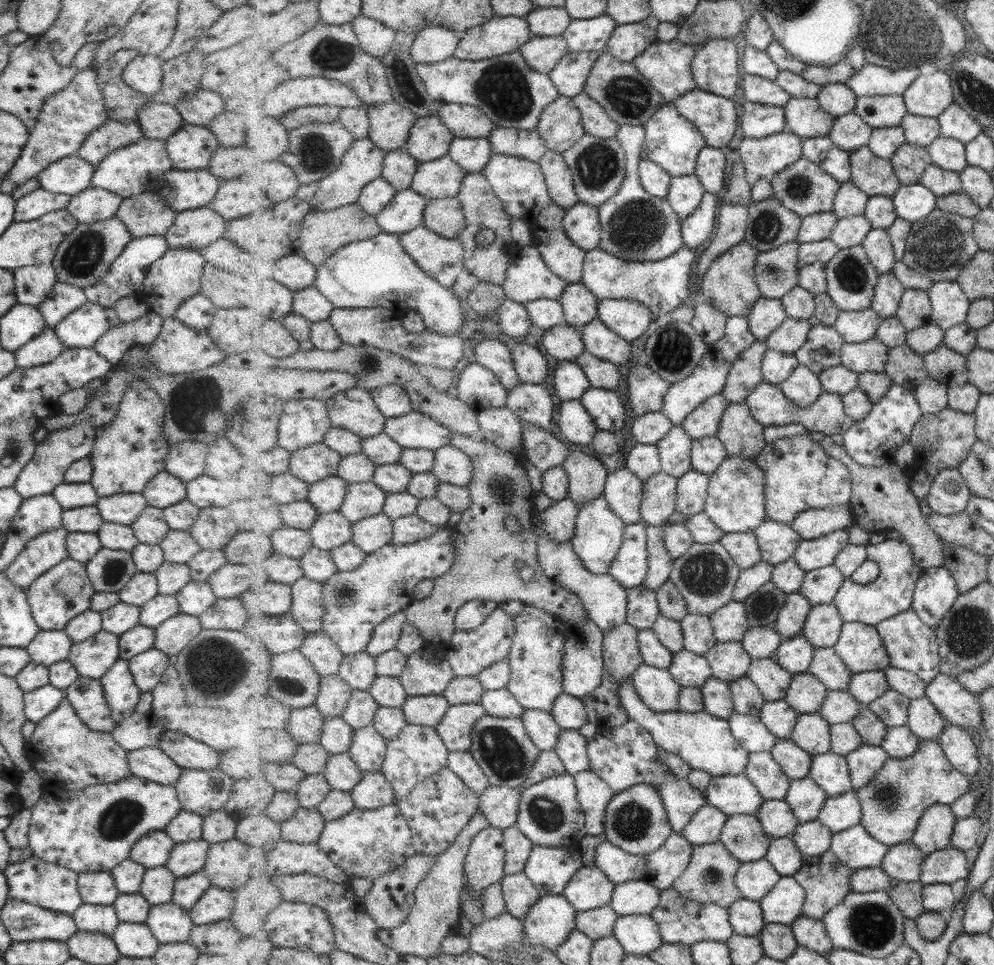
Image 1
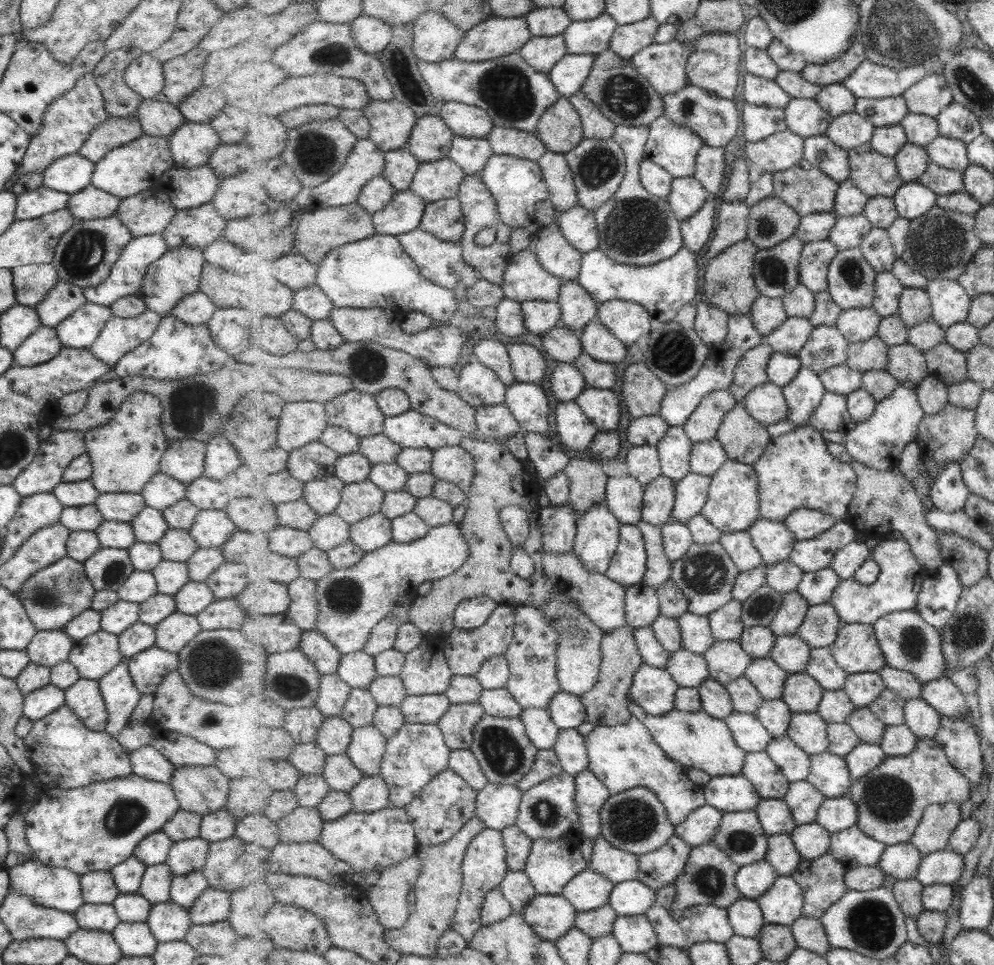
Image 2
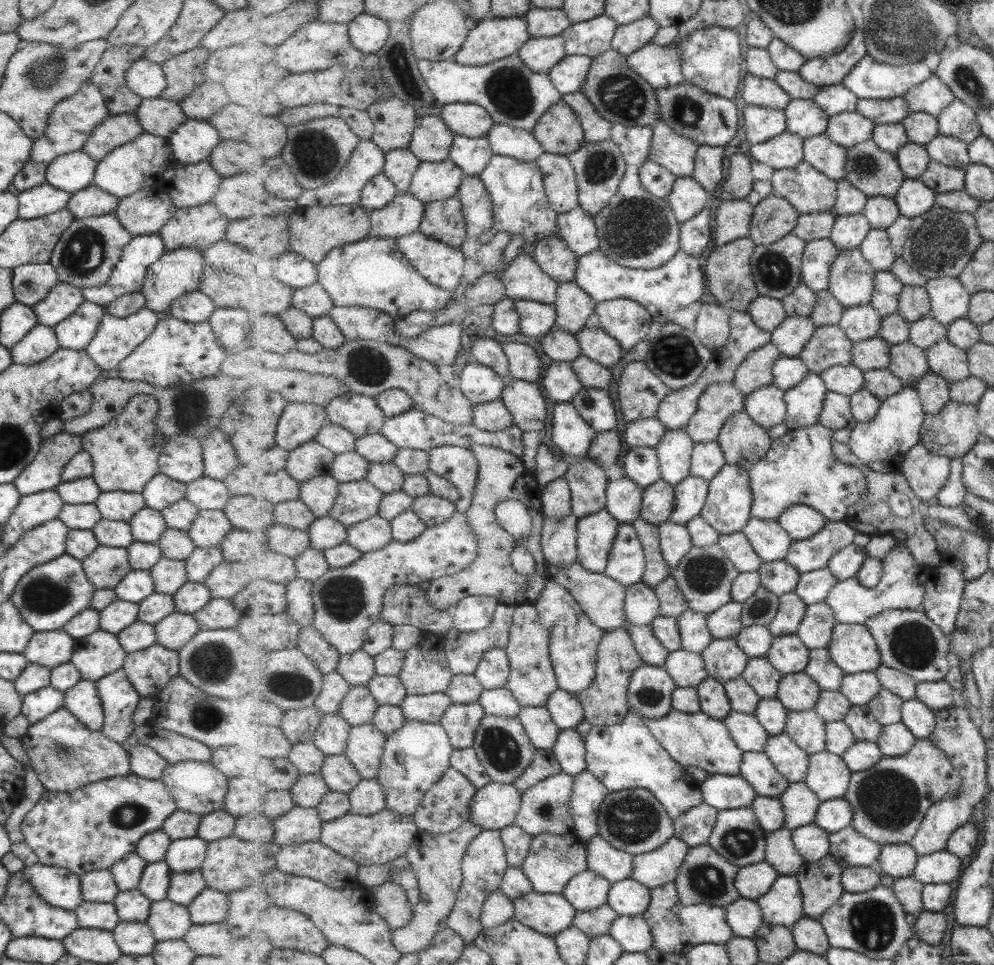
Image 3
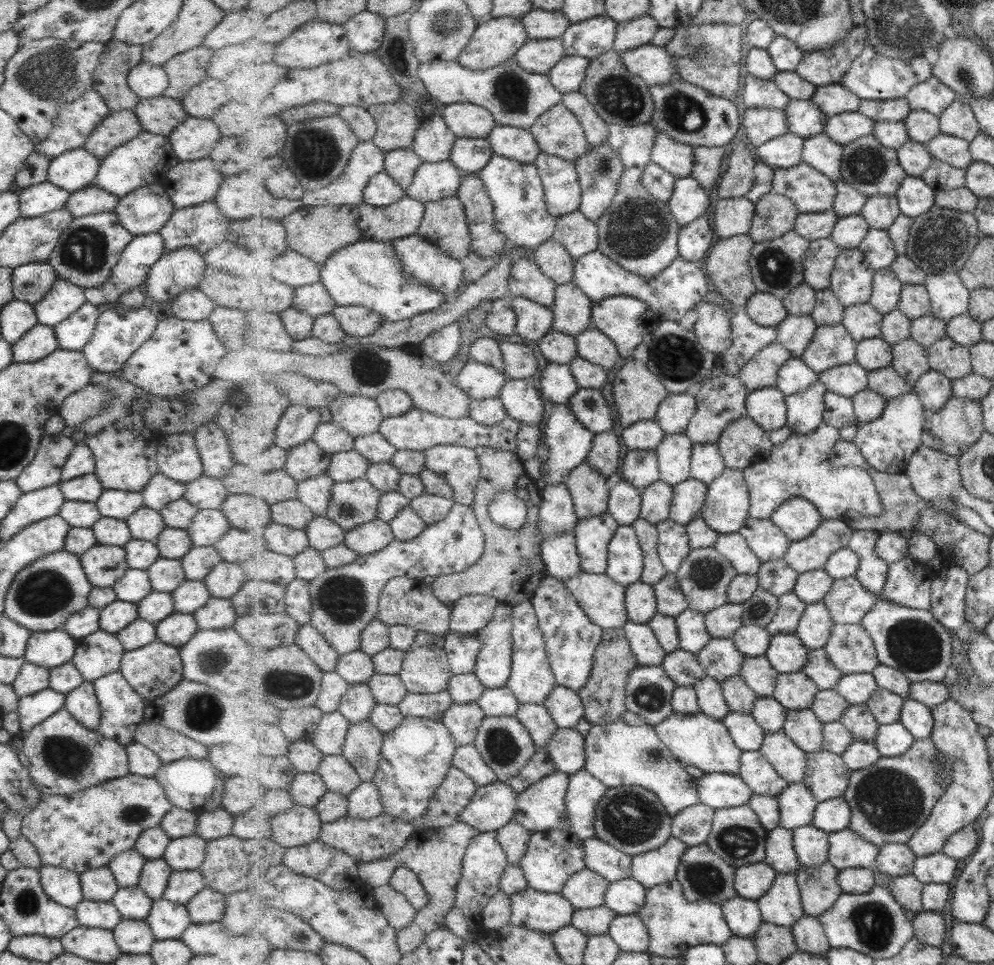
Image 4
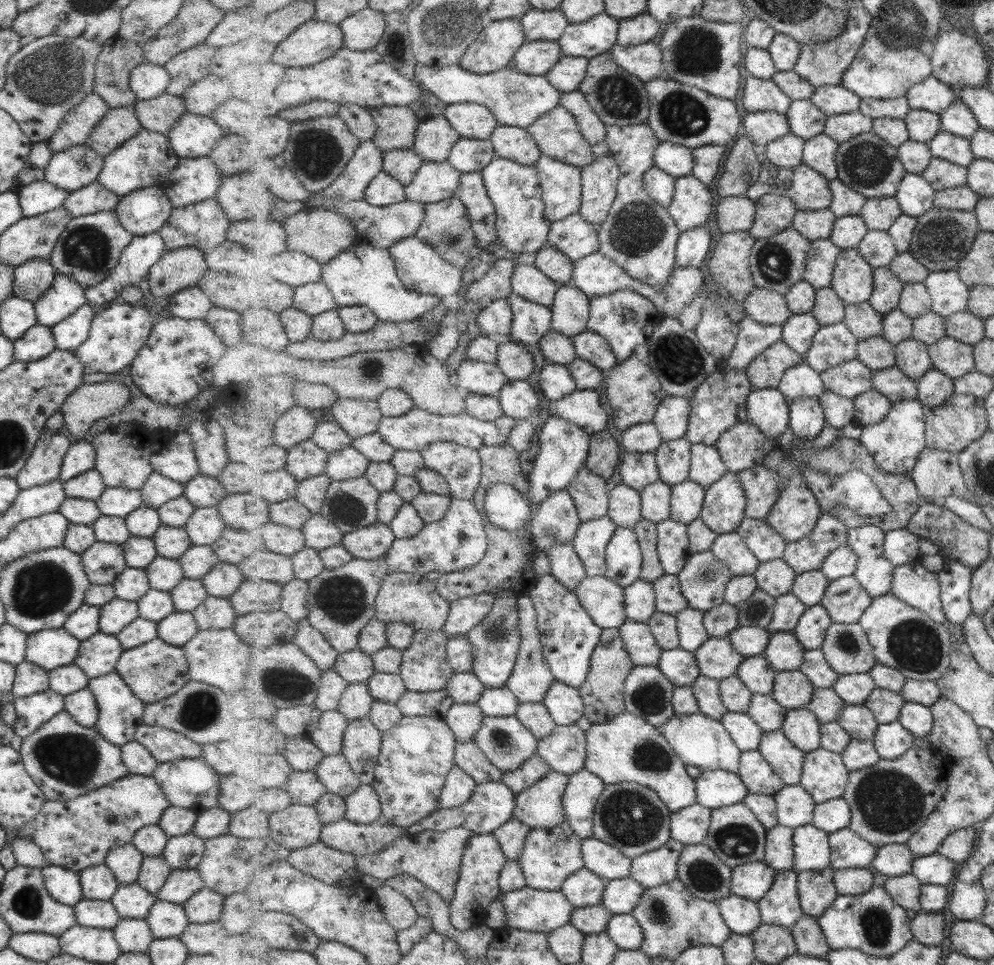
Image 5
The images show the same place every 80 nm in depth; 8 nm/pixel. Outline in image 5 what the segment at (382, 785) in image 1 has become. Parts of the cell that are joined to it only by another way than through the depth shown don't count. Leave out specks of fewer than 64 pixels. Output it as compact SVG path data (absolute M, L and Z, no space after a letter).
M362 784L354 794L351 794L349 797L346 798L346 804L346 819L355 821L357 824L371 824L383 817L382 802L380 801L375 788L373 788L373 785Z

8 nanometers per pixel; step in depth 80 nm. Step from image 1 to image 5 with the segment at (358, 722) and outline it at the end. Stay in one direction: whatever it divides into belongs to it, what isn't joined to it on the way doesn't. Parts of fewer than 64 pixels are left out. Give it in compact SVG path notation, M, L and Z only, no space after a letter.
M350 683L343 693L338 711L342 712L349 721L359 720L370 716L375 700L369 684Z

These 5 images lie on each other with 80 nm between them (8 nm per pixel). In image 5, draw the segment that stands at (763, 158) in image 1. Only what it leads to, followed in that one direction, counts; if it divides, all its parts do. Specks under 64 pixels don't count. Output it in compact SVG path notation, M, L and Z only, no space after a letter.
M789 133L781 139L766 145L768 163L774 168L798 167L804 162L804 144L806 140L796 134Z

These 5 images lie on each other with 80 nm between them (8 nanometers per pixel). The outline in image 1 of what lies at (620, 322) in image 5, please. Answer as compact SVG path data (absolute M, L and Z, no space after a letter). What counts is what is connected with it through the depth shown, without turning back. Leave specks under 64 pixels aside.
M609 299L600 301L598 319L625 340L637 342L647 332L654 314L642 302Z

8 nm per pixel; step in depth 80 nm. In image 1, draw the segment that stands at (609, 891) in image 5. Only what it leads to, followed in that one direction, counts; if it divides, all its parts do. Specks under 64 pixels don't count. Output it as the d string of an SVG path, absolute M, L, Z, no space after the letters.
M647 880L619 883L610 904L620 915L650 915L660 903L662 890Z

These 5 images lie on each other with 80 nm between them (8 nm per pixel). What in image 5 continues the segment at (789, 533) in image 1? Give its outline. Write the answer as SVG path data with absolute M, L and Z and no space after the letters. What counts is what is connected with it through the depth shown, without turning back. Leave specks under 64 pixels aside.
M746 517L737 530L761 562L783 559L789 542L766 519Z

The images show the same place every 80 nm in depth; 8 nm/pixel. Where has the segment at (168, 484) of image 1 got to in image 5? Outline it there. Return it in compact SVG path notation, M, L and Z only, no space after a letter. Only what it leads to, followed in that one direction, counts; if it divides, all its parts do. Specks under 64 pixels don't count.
M152 472L139 492L142 504L149 508L159 508L169 500L182 496L183 485L161 476L158 472Z

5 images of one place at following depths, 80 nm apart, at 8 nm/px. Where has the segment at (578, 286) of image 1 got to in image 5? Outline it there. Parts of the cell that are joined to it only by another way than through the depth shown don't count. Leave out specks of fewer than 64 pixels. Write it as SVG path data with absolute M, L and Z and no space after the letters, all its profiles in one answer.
M563 285L559 288L550 310L554 313L552 331L570 337L588 331L590 298L574 285Z

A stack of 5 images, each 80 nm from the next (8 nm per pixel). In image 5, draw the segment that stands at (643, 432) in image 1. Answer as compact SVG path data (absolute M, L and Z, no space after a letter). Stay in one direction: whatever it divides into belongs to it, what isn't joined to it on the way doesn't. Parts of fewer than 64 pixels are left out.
M639 423L623 432L623 446L629 453L654 453L662 446L664 438L656 424Z

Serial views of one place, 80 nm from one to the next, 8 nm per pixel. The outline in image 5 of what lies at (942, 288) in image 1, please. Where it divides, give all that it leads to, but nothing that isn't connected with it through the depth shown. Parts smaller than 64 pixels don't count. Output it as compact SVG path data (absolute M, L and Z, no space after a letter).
M957 271L933 272L924 284L932 299L932 311L945 318L968 311L970 286L963 282Z

